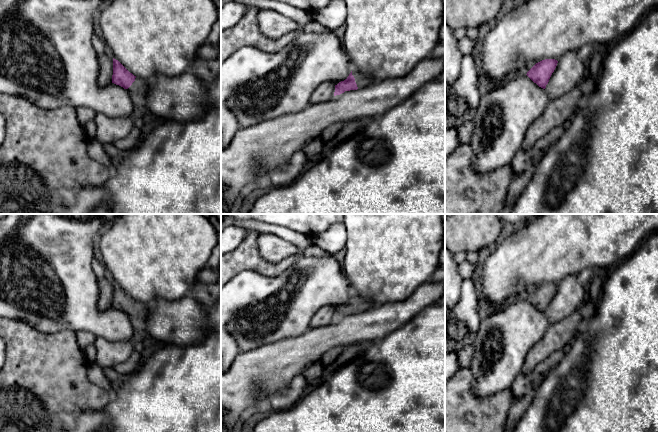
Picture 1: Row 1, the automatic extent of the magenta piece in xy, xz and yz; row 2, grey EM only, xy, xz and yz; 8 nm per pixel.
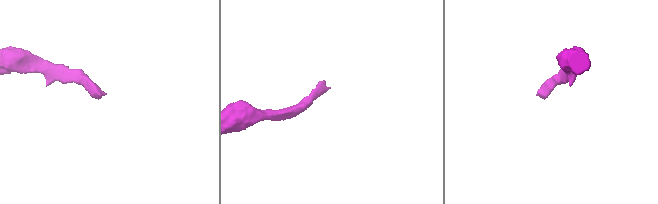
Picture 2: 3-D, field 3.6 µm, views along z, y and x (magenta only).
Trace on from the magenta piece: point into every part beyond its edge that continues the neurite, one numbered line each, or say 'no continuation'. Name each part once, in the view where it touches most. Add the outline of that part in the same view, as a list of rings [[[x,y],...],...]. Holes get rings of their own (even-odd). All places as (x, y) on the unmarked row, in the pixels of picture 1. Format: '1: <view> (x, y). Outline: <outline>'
1: xz (362, 304). Outline: [[[352,292],[352,299],[355,302],[355,306],[357,308],[358,313],[361,311],[366,311],[376,306],[376,304],[372,300],[363,298],[353,292]]]

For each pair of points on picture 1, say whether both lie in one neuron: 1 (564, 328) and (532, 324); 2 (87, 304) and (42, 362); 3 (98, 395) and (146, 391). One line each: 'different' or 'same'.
1: different
2: different
3: different

